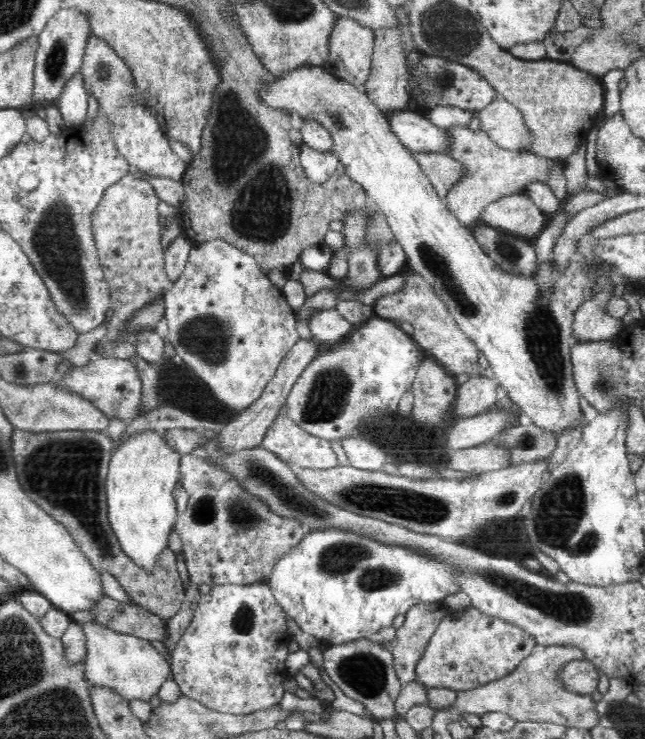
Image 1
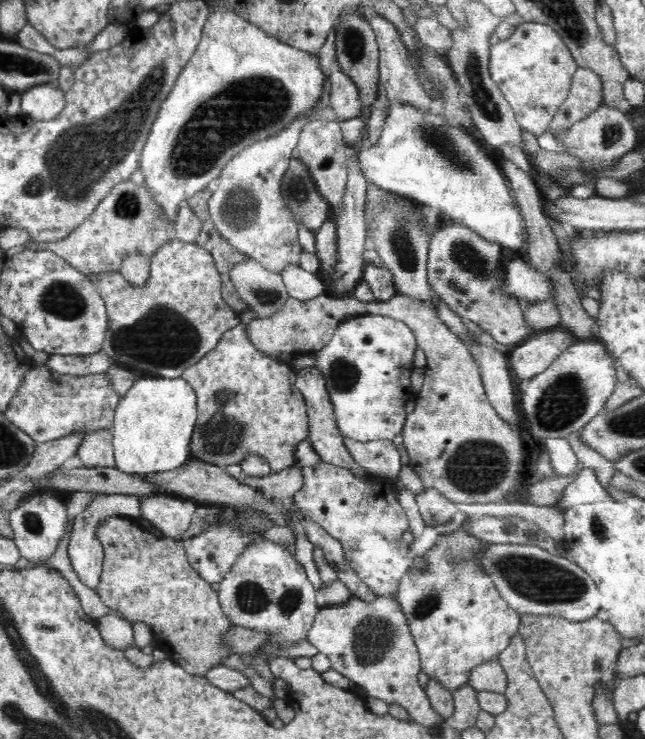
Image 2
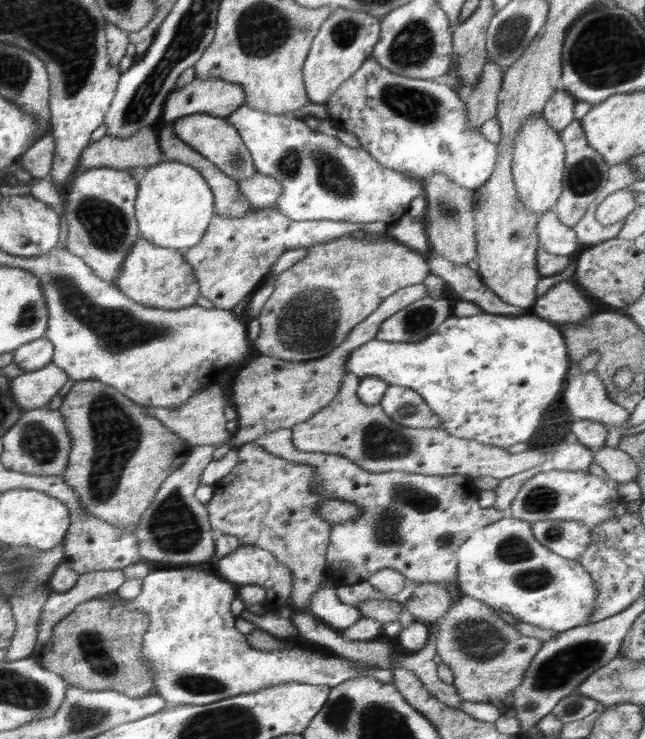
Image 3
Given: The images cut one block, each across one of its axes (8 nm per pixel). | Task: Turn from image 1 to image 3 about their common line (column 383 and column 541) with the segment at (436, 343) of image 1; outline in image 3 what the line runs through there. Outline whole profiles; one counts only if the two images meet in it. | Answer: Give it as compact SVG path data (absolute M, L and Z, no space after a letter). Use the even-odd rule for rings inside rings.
M566 281L554 285L546 294L537 296L531 313L553 324L580 323L594 314L586 299L572 283Z

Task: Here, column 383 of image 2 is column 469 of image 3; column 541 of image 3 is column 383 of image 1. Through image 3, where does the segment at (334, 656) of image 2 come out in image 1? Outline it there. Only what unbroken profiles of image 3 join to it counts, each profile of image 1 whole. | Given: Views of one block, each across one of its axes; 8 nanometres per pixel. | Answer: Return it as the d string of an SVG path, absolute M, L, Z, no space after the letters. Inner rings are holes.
M443 601L418 603L405 612L405 621L393 641L377 639L392 653L394 671L403 685L416 681L416 662L447 610Z

